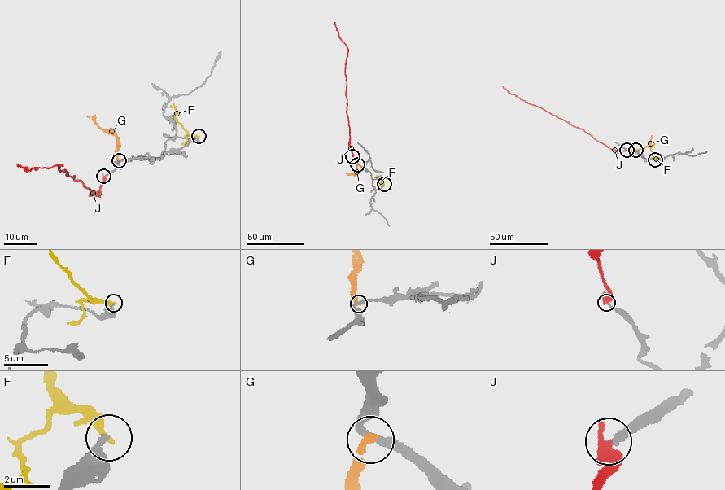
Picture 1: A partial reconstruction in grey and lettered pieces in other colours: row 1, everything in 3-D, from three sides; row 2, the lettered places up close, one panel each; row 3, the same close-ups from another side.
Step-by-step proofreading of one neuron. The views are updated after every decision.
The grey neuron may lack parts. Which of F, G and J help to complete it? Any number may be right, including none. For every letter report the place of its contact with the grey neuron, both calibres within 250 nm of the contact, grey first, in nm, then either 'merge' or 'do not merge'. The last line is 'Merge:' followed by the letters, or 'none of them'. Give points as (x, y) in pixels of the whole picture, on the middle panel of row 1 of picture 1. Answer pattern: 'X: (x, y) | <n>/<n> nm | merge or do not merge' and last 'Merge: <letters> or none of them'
F: (384, 184) | 190/320 nm | do not merge
G: (357, 164) | 260/280 nm | do not merge
J: (352, 156) | 200/400 nm | merge
Merge: J

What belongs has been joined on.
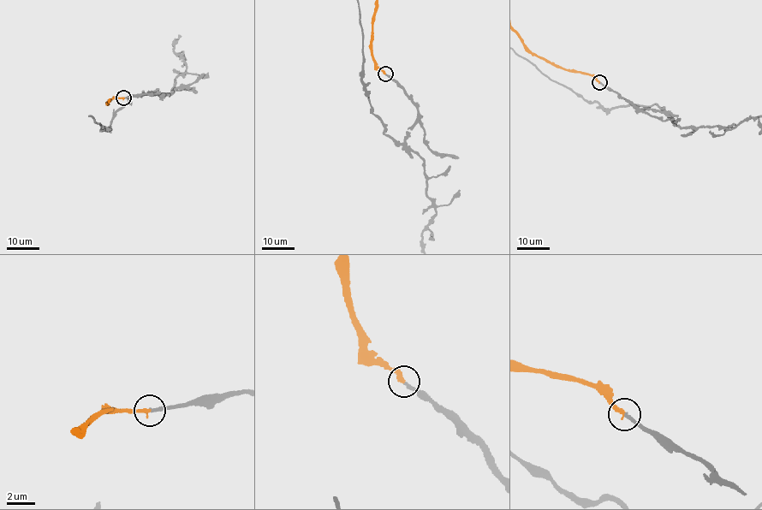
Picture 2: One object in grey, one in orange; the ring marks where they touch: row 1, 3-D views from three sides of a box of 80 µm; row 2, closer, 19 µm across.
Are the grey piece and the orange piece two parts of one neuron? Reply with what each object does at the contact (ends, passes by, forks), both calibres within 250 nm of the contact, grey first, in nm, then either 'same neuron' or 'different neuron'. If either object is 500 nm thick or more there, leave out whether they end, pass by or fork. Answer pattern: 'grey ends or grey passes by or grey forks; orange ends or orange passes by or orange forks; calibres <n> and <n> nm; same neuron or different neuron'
grey ends; orange ends; calibres 240 and 260 nm; same neuron

